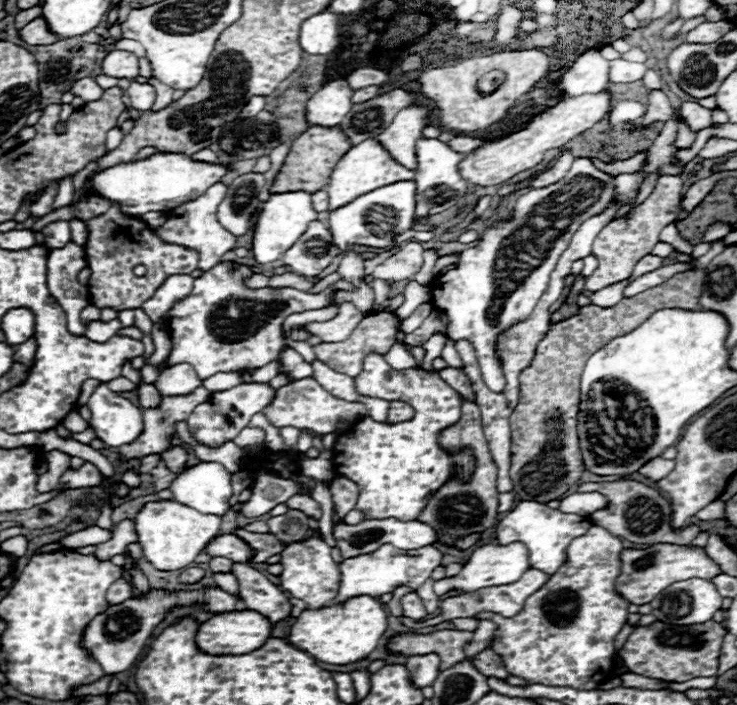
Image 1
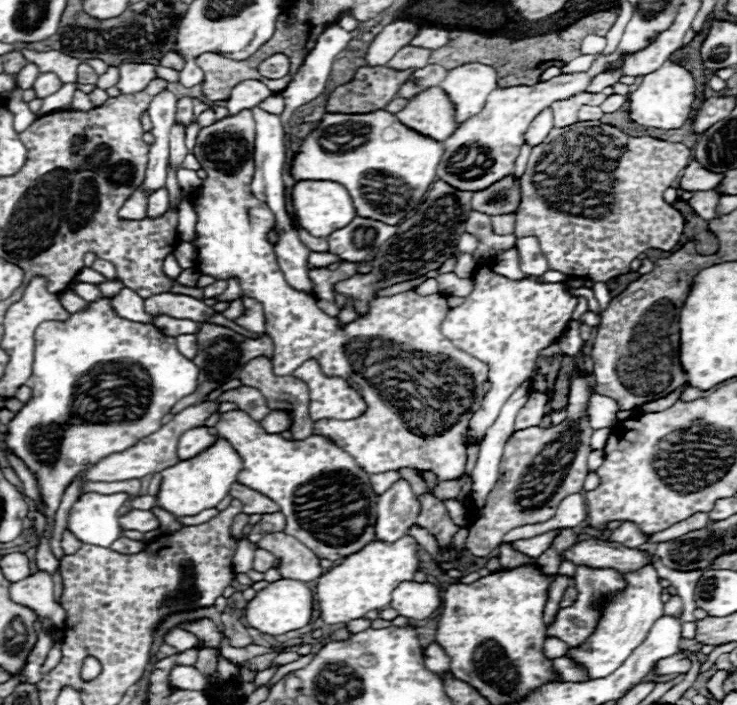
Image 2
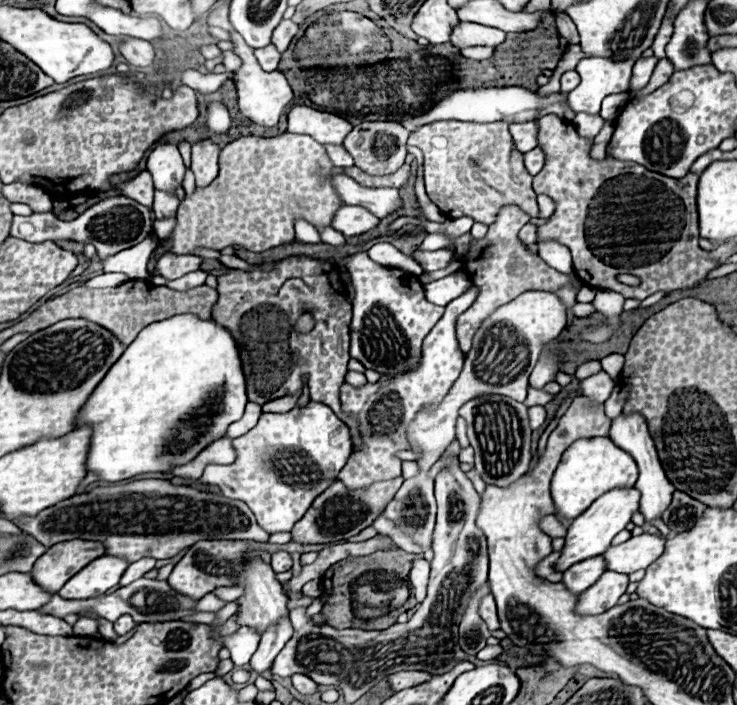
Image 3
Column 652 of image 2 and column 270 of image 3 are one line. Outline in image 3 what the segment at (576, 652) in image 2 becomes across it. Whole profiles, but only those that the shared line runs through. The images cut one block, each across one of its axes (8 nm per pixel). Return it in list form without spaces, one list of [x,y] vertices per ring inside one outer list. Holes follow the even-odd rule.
[[[250,558],[250,562],[246,562],[246,570],[242,570],[238,578],[238,586],[246,588],[238,598],[238,622],[242,626],[252,626],[262,634],[266,626],[288,616],[288,596],[282,594],[282,584],[276,582],[274,570],[266,566],[262,558]]]

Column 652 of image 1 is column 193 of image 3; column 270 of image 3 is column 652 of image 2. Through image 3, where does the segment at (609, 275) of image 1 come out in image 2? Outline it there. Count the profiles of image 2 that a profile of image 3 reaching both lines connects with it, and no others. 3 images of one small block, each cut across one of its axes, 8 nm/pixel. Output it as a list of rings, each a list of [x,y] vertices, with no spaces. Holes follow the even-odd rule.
[[[598,120],[576,122],[576,126],[566,126],[566,128],[552,128],[552,132],[544,138],[544,142],[540,142],[538,146],[532,148],[526,172],[522,176],[522,200],[520,200],[520,210],[516,212],[514,236],[516,238],[536,236],[540,242],[540,250],[542,250],[544,258],[548,260],[548,268],[558,270],[566,276],[586,278],[592,282],[608,282],[620,274],[626,274],[626,272],[630,272],[630,262],[634,258],[638,258],[638,254],[646,252],[648,248],[658,248],[658,250],[674,250],[676,248],[680,234],[684,230],[684,218],[678,210],[674,210],[670,204],[664,202],[662,194],[666,188],[674,186],[680,172],[688,166],[690,154],[692,154],[692,150],[680,142],[666,142],[666,140],[658,140],[652,136],[628,136],[610,124],[598,124]]]

